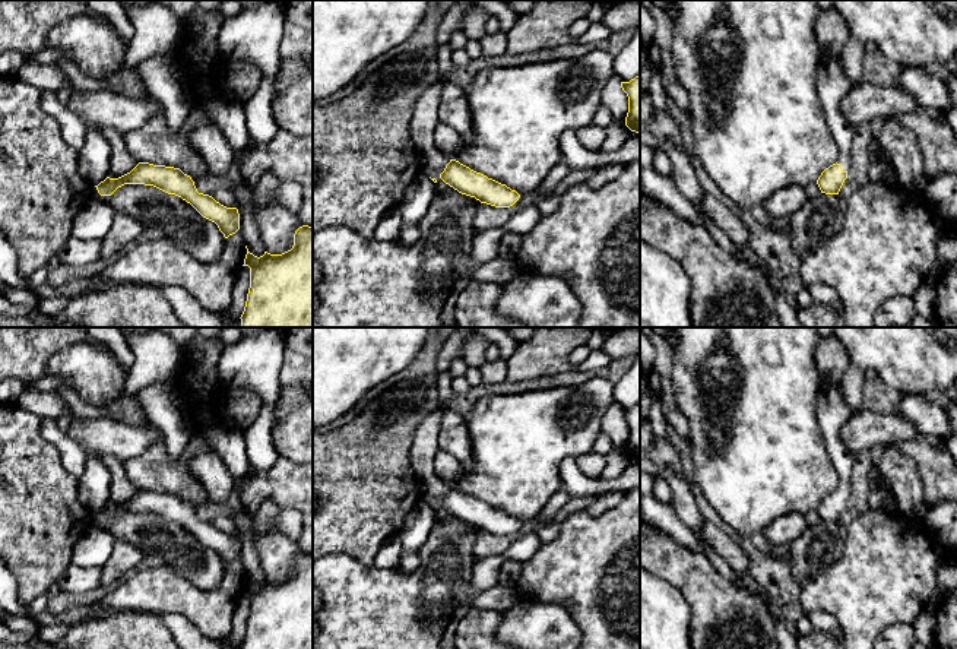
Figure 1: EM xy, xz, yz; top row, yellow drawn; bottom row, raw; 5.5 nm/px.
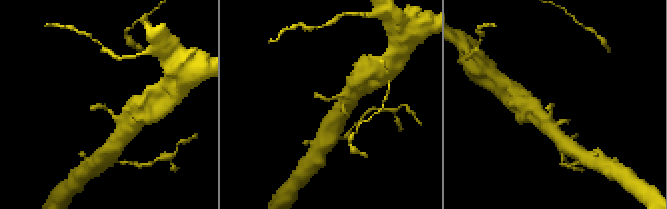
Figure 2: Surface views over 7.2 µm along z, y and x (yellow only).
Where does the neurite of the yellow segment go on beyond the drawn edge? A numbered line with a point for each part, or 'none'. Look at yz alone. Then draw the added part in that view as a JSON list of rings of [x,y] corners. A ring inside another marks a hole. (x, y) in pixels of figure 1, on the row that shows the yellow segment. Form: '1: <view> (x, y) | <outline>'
1: yz (832, 82) | [[[823,54],[818,64],[817,89],[824,107],[827,124],[839,148],[836,162],[842,165],[843,171],[849,170],[852,126],[843,117],[839,105],[852,88],[853,83],[844,75],[840,60],[834,56]]]

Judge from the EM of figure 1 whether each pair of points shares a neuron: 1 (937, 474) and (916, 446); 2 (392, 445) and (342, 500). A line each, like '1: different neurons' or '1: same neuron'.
1: same neuron
2: same neuron

